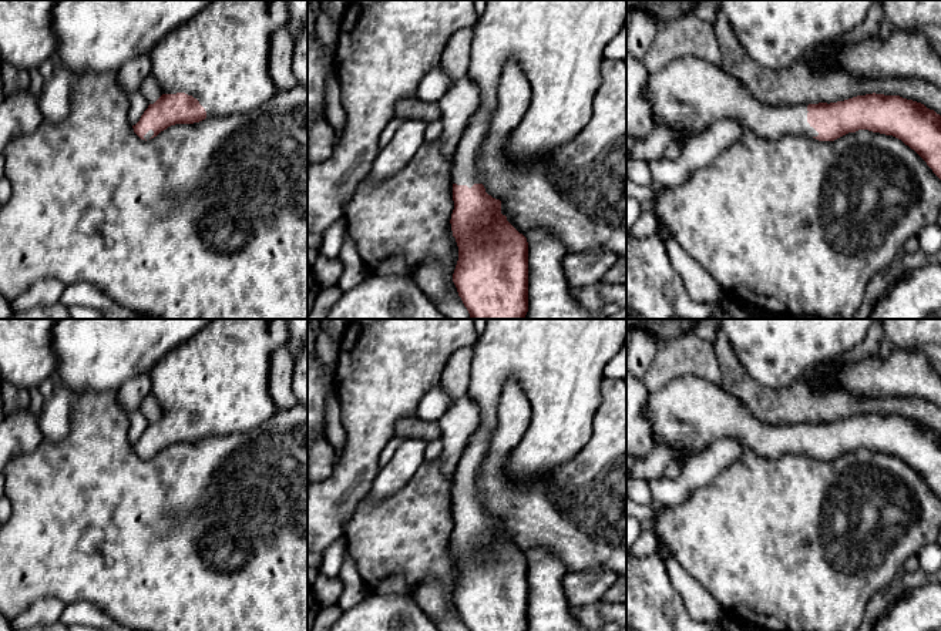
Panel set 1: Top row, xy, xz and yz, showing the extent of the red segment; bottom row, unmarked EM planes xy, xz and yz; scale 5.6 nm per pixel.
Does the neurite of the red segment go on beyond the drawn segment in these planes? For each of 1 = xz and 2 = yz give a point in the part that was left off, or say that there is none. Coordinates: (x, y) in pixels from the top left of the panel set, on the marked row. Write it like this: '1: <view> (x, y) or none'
1: xz (558, 44)
2: yz (689, 93)

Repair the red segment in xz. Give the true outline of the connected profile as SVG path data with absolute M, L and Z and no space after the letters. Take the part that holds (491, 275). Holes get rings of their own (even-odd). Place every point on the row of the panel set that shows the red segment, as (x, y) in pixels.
M488 0L474 24L468 77L480 91L480 103L471 115L453 157L451 182L454 209L451 231L458 246L453 282L470 313L470 319L595 319L572 296L562 261L568 255L564 242L544 228L525 236L501 214L501 201L485 192L477 165L477 154L485 140L497 107L497 87L508 60L515 60L531 84L531 104L520 124L510 132L505 152L515 164L530 164L552 148L575 138L594 113L594 97L601 85L604 51L626 26L626 0Z

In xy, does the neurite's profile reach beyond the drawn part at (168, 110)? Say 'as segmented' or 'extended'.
extended

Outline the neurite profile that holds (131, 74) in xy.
M149 54L138 56L137 58L127 61L117 71L117 81L124 94L137 93L144 78L152 73L152 61Z

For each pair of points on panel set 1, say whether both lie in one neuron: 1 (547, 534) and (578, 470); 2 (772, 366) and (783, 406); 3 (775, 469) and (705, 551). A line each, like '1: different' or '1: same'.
1: same
2: different
3: same

